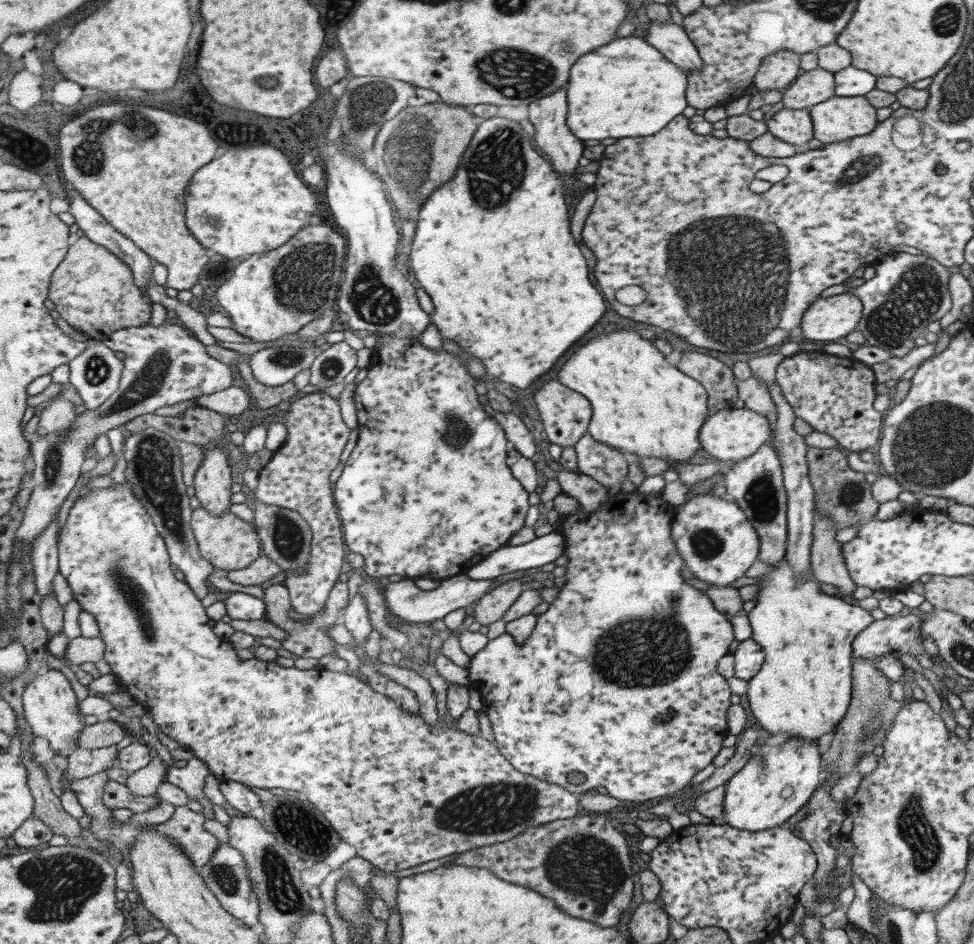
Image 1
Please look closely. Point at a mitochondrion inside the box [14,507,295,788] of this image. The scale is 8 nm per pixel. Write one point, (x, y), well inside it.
(123, 584)

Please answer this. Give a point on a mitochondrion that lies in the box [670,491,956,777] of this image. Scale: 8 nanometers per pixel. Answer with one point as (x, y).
(876, 707)

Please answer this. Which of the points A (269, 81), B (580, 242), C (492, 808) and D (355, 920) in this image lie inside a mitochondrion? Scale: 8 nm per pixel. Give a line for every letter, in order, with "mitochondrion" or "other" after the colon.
A: mitochondrion
B: other
C: mitochondrion
D: other

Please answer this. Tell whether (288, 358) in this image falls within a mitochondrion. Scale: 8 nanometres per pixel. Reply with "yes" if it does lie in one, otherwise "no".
yes

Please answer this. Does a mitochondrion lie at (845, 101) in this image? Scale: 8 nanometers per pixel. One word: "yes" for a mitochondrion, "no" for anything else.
no

